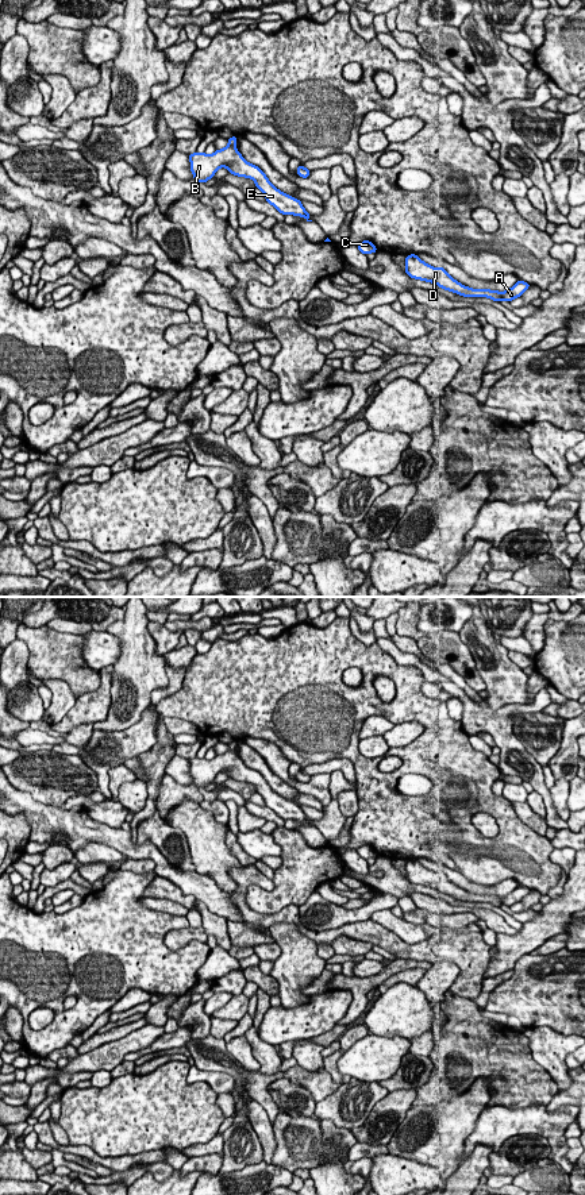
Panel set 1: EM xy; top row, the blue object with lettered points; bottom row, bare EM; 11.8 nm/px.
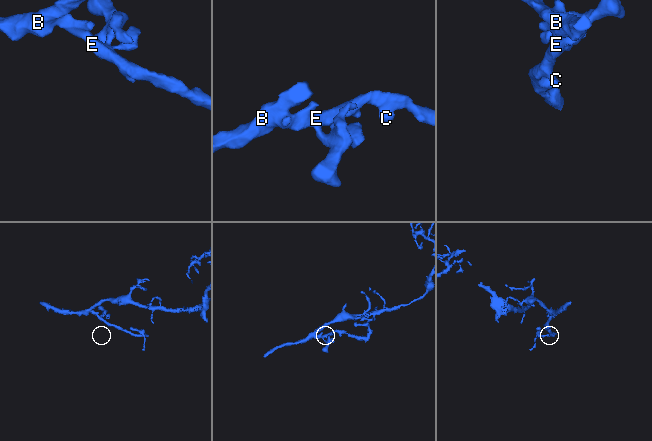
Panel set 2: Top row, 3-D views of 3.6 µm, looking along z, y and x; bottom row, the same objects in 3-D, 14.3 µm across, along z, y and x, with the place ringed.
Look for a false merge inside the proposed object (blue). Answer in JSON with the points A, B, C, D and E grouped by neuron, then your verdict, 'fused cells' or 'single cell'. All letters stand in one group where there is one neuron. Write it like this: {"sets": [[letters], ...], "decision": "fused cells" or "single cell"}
{"sets": [["A", "B", "C", "D", "E"]], "decision": "single cell"}

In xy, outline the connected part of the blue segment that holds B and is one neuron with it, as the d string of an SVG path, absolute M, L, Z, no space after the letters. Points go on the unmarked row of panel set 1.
M236 740L228 743L228 749L222 755L216 755L211 760L205 758L189 759L189 772L193 778L193 785L205 789L209 783L213 783L219 772L227 772L231 779L251 783L255 787L255 791L265 799L266 806L282 820L301 821L305 822L307 826L312 826L309 824L311 820L304 814L300 805L274 793L258 771L249 768L240 760L235 753L236 745Z

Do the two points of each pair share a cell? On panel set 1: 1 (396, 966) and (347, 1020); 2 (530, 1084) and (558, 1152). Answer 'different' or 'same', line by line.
1: same
2: different

